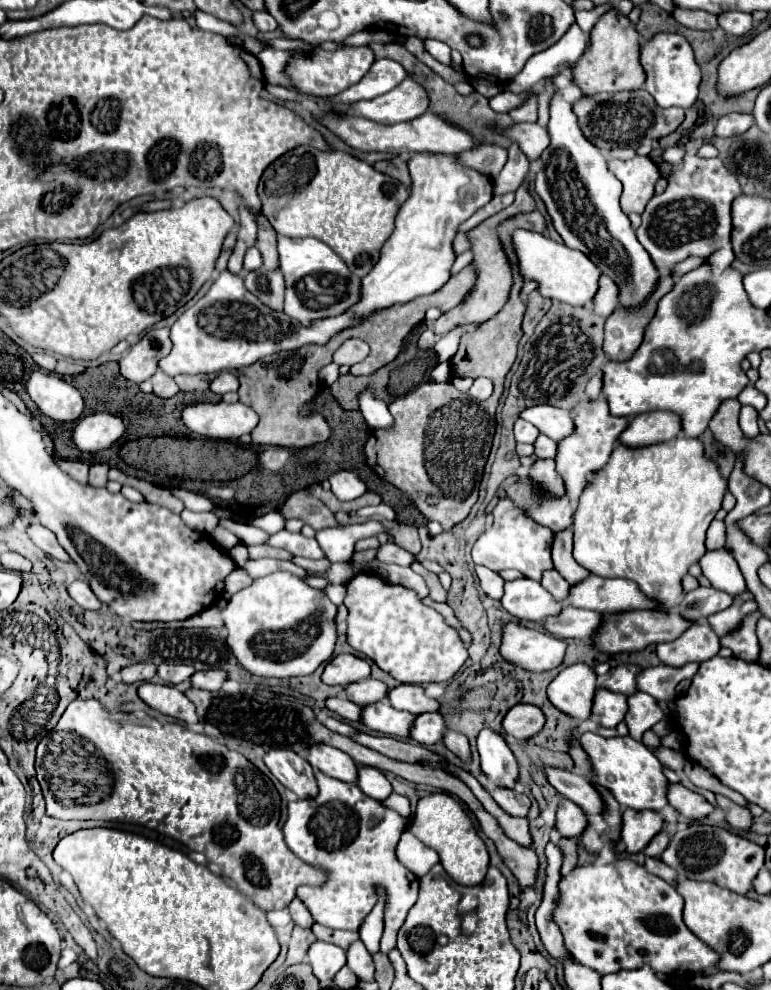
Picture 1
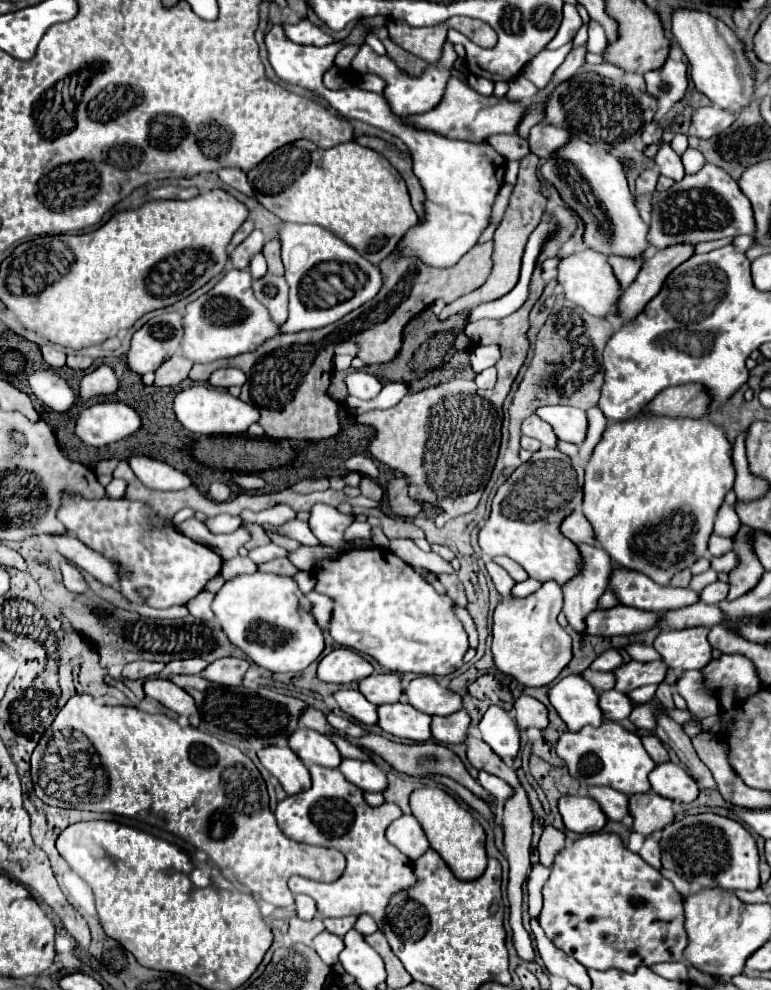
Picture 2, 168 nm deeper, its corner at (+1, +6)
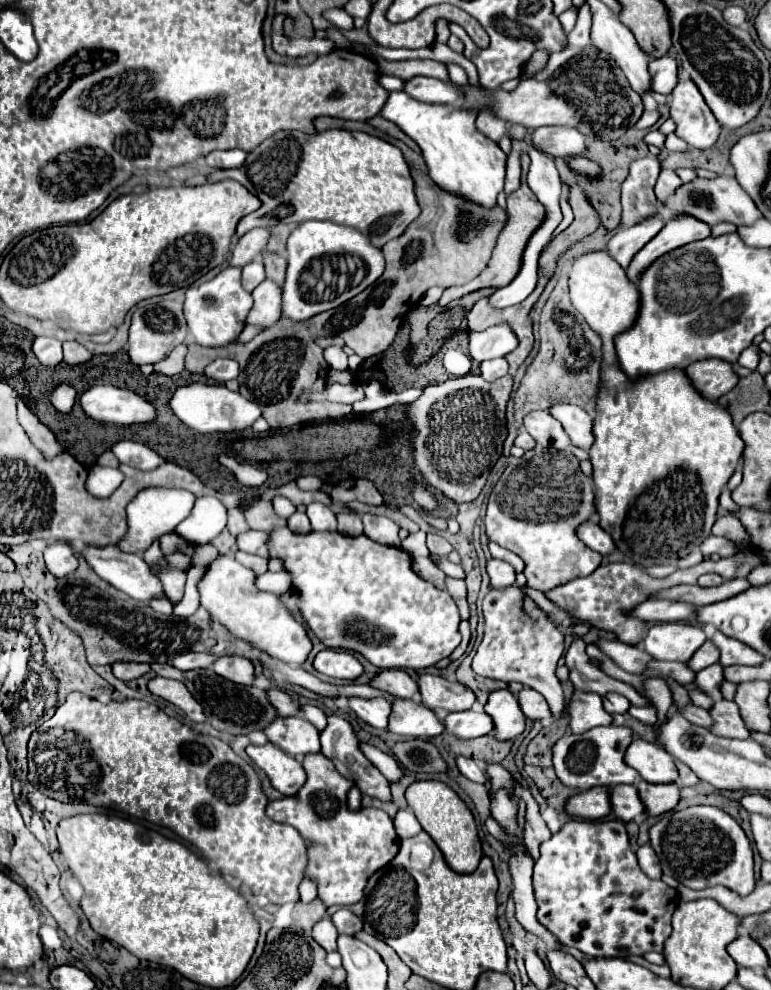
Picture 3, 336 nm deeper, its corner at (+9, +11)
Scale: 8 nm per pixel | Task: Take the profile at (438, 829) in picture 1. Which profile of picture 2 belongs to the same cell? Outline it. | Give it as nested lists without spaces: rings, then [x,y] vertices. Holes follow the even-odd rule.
[[[424,786],[410,794],[410,808],[428,836],[430,846],[448,862],[450,870],[460,880],[476,880],[486,868],[486,834],[484,828],[464,810],[448,792],[438,786]]]

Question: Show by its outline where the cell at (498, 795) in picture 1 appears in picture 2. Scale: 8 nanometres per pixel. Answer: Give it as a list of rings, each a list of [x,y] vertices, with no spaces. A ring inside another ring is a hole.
[[[480,772],[478,776],[478,782],[484,786],[484,790],[488,794],[492,794],[494,798],[498,798],[500,802],[506,802],[506,798],[512,798],[514,796],[514,790],[508,782],[504,782],[502,778],[494,776],[494,774],[488,774],[488,772]]]

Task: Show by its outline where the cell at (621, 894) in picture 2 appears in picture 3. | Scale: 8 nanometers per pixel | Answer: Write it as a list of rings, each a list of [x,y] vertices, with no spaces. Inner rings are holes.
[[[570,819],[558,833],[554,833],[548,841],[544,841],[540,845],[540,859],[534,865],[534,895],[536,895],[536,903],[538,903],[538,921],[542,921],[542,925],[546,925],[564,945],[580,949],[582,953],[590,955],[590,957],[640,957],[648,951],[656,951],[662,953],[664,941],[670,937],[672,927],[670,927],[670,917],[678,905],[678,893],[668,887],[662,881],[654,881],[648,879],[642,869],[638,867],[636,855],[630,849],[630,839],[626,833],[626,827],[622,821],[582,821],[582,819]]]

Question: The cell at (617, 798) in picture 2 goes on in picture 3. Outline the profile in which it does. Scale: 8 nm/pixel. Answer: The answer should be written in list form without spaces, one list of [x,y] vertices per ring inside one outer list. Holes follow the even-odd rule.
[[[616,785],[612,787],[612,813],[622,821],[632,821],[634,817],[644,813],[642,799],[638,797],[638,789],[634,785]]]

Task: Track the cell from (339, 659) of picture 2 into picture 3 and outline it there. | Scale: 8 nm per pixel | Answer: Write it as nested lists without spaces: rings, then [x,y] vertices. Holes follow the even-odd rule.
[[[334,649],[320,651],[314,659],[314,667],[318,673],[324,673],[334,679],[356,679],[364,673],[362,663],[354,655]]]

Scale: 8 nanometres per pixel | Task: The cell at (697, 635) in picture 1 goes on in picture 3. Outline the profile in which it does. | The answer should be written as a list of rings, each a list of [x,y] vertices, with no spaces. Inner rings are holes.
[[[654,623],[644,639],[644,649],[660,661],[686,663],[706,641],[702,627],[688,623]]]

